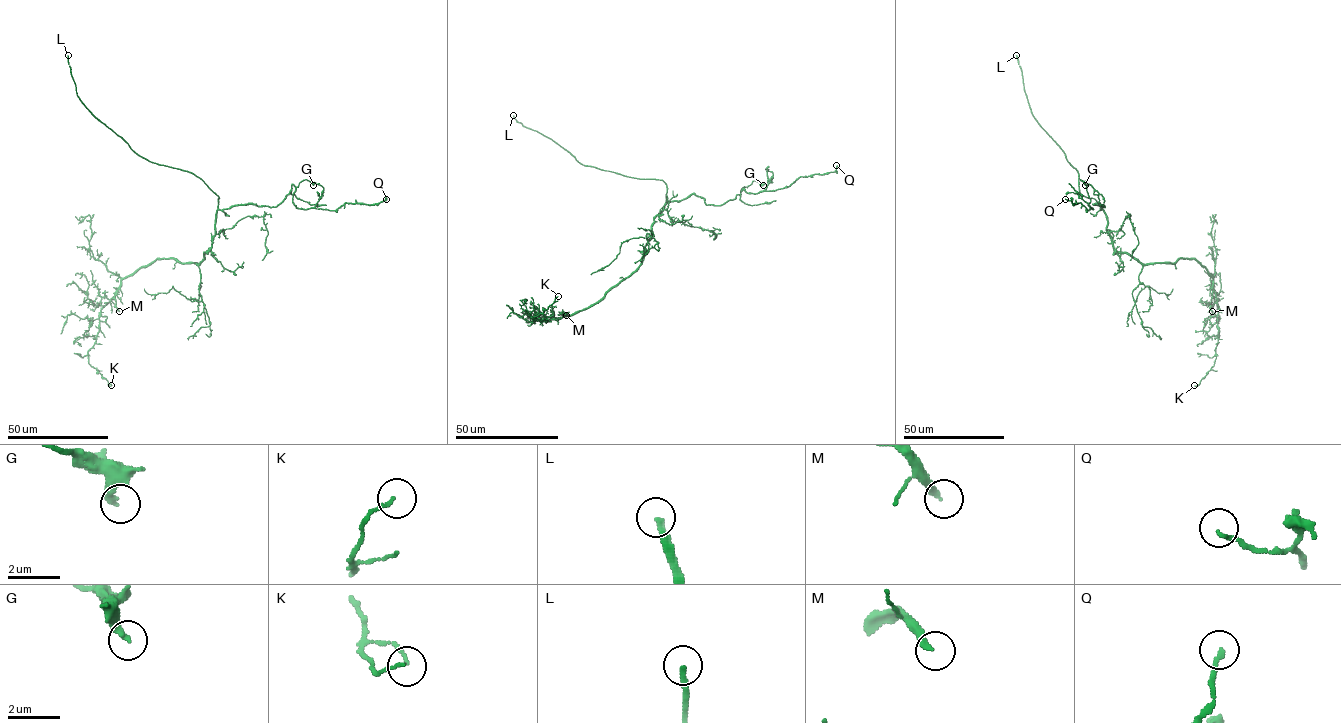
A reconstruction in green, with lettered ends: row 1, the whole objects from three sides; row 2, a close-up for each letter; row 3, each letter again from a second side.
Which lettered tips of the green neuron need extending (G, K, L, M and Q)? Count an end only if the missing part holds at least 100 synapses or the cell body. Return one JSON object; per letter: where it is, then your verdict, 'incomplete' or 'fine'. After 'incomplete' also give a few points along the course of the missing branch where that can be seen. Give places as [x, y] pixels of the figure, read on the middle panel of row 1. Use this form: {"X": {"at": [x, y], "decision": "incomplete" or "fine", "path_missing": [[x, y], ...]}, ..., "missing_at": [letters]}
{"G": {"at": [763, 185], "decision": "fine"}, "K": {"at": [558, 296], "decision": "fine"}, "L": {"at": [513, 115], "decision": "incomplete"}, "M": {"at": [566, 315], "decision": "incomplete", "path_missing": [[566, 315], [578, 321], [589, 311], [586, 311], [596, 298]]}, "Q": {"at": [836, 165], "decision": "fine"}, "missing_at": ["L", "M"]}

